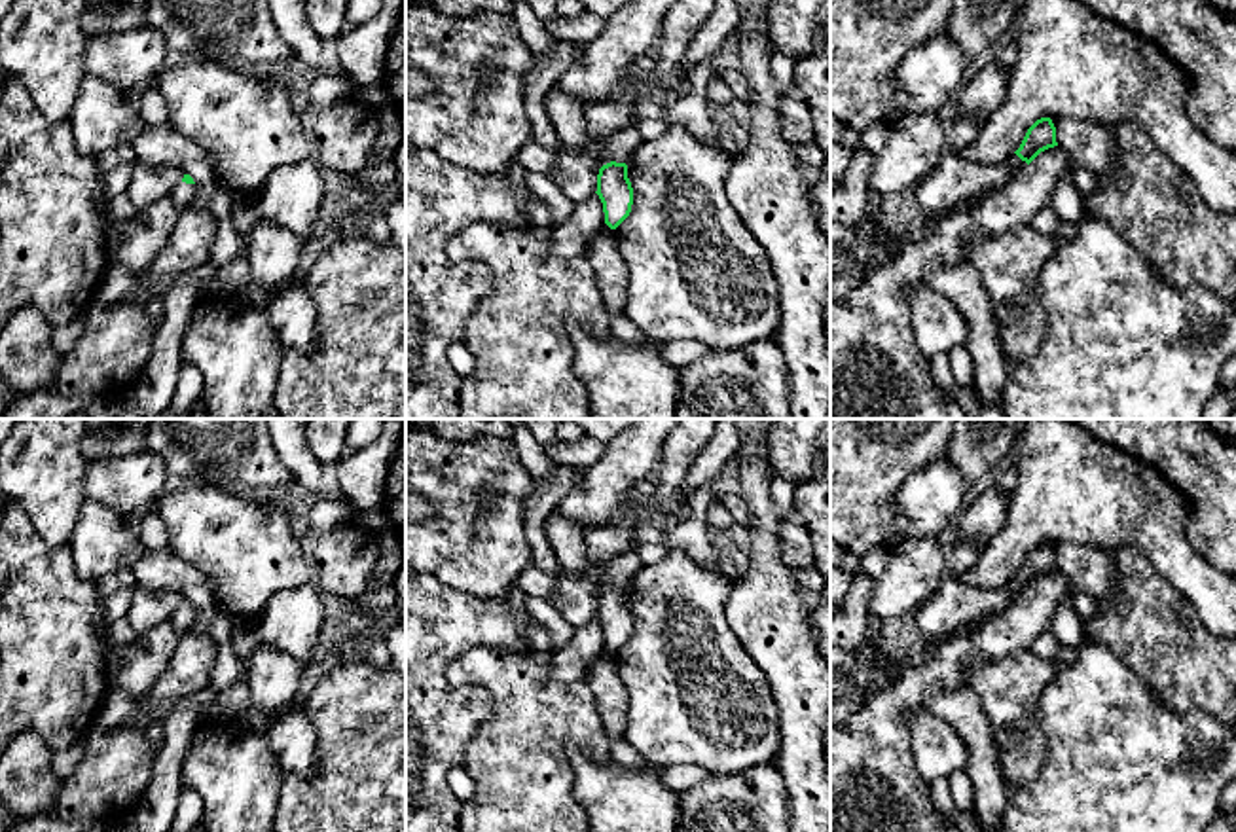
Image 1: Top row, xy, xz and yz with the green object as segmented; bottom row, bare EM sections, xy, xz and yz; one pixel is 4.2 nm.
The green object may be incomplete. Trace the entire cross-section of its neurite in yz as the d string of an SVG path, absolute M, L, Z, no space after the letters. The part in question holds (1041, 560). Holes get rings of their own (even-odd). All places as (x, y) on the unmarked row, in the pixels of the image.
M1041 542L1027 553L1020 572L1014 578L1029 589L1041 576L1054 570L1058 570L1056 552L1050 542Z

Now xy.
M184 599L182 606L171 618L171 624L178 631L180 639L191 631L193 618L195 606L190 599Z

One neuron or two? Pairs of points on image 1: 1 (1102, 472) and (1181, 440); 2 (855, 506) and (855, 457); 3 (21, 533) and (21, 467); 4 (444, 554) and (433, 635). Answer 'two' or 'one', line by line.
1: two
2: one
3: two
4: two

